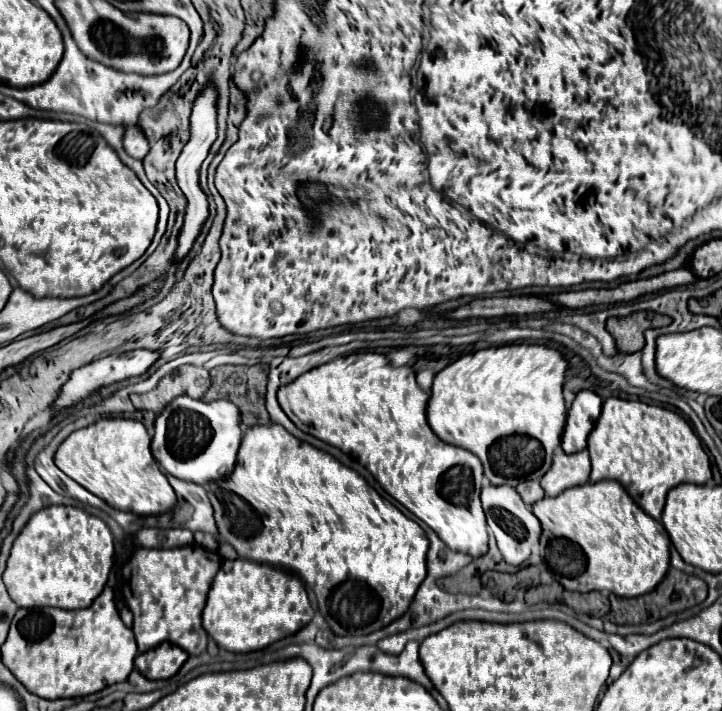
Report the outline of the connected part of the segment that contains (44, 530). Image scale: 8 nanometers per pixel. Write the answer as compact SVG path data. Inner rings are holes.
M52 506L36 512L12 546L12 554L6 564L4 584L10 598L20 608L40 608L54 606L62 610L82 610L88 608L96 596L104 590L110 568L114 564L114 536L110 528L96 516L86 514L84 510L72 506Z

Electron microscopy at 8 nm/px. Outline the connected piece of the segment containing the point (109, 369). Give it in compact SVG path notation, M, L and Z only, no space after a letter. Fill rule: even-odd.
M132 350L132 352L126 352L126 354L114 354L114 356L100 358L100 360L96 360L96 362L90 362L88 366L82 366L82 368L78 368L78 370L74 370L74 372L70 374L70 380L62 386L56 402L52 404L50 416L54 418L56 414L60 414L60 410L74 406L74 404L80 402L82 398L88 398L88 396L90 396L94 390L98 390L98 388L104 388L104 386L110 386L110 384L114 384L114 382L122 382L122 380L126 380L126 378L144 374L144 372L154 364L154 360L156 360L158 356L160 356L160 352Z

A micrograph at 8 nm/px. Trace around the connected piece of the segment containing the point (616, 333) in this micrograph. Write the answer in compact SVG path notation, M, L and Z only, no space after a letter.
M634 312L626 318L610 318L606 328L614 336L620 352L640 352L644 348L644 332L652 328L652 314Z

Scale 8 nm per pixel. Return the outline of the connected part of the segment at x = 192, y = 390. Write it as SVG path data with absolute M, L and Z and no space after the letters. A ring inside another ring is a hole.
M180 366L172 374L162 378L152 392L132 394L130 400L138 410L152 410L160 414L170 400L182 394L188 394L190 398L202 398L208 388L210 374L206 368Z

